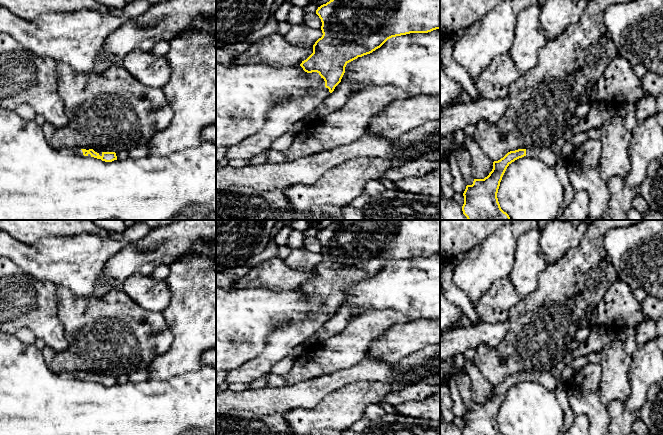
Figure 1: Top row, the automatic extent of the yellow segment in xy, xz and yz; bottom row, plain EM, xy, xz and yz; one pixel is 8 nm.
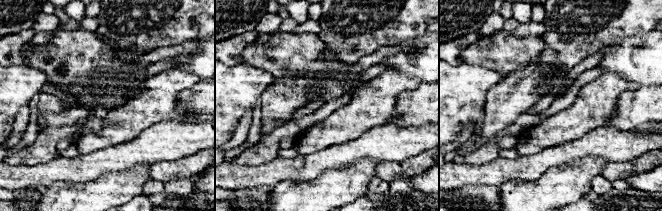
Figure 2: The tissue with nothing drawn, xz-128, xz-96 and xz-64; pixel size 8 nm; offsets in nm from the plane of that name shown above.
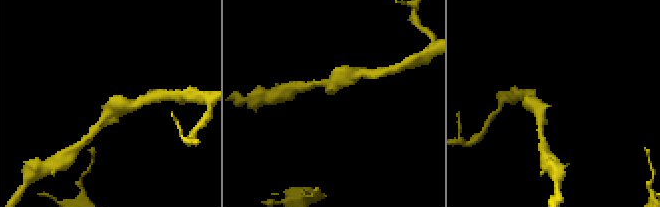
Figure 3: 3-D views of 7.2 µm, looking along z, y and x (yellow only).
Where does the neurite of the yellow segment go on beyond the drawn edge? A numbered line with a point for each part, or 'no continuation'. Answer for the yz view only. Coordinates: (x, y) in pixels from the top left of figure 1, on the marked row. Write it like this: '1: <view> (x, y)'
1: yz (546, 155)

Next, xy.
1: xy (75, 150)

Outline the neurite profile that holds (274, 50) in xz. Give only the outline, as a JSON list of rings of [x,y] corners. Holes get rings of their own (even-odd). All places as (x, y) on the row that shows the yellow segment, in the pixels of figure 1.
[[[273,33],[250,44],[245,52],[234,56],[232,65],[266,64],[273,67],[300,66],[313,53],[313,46],[290,44],[284,36]]]

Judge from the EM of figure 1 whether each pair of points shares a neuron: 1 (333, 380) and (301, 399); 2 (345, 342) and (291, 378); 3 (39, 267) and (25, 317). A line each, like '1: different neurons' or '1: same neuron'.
1: same neuron
2: same neuron
3: different neurons

